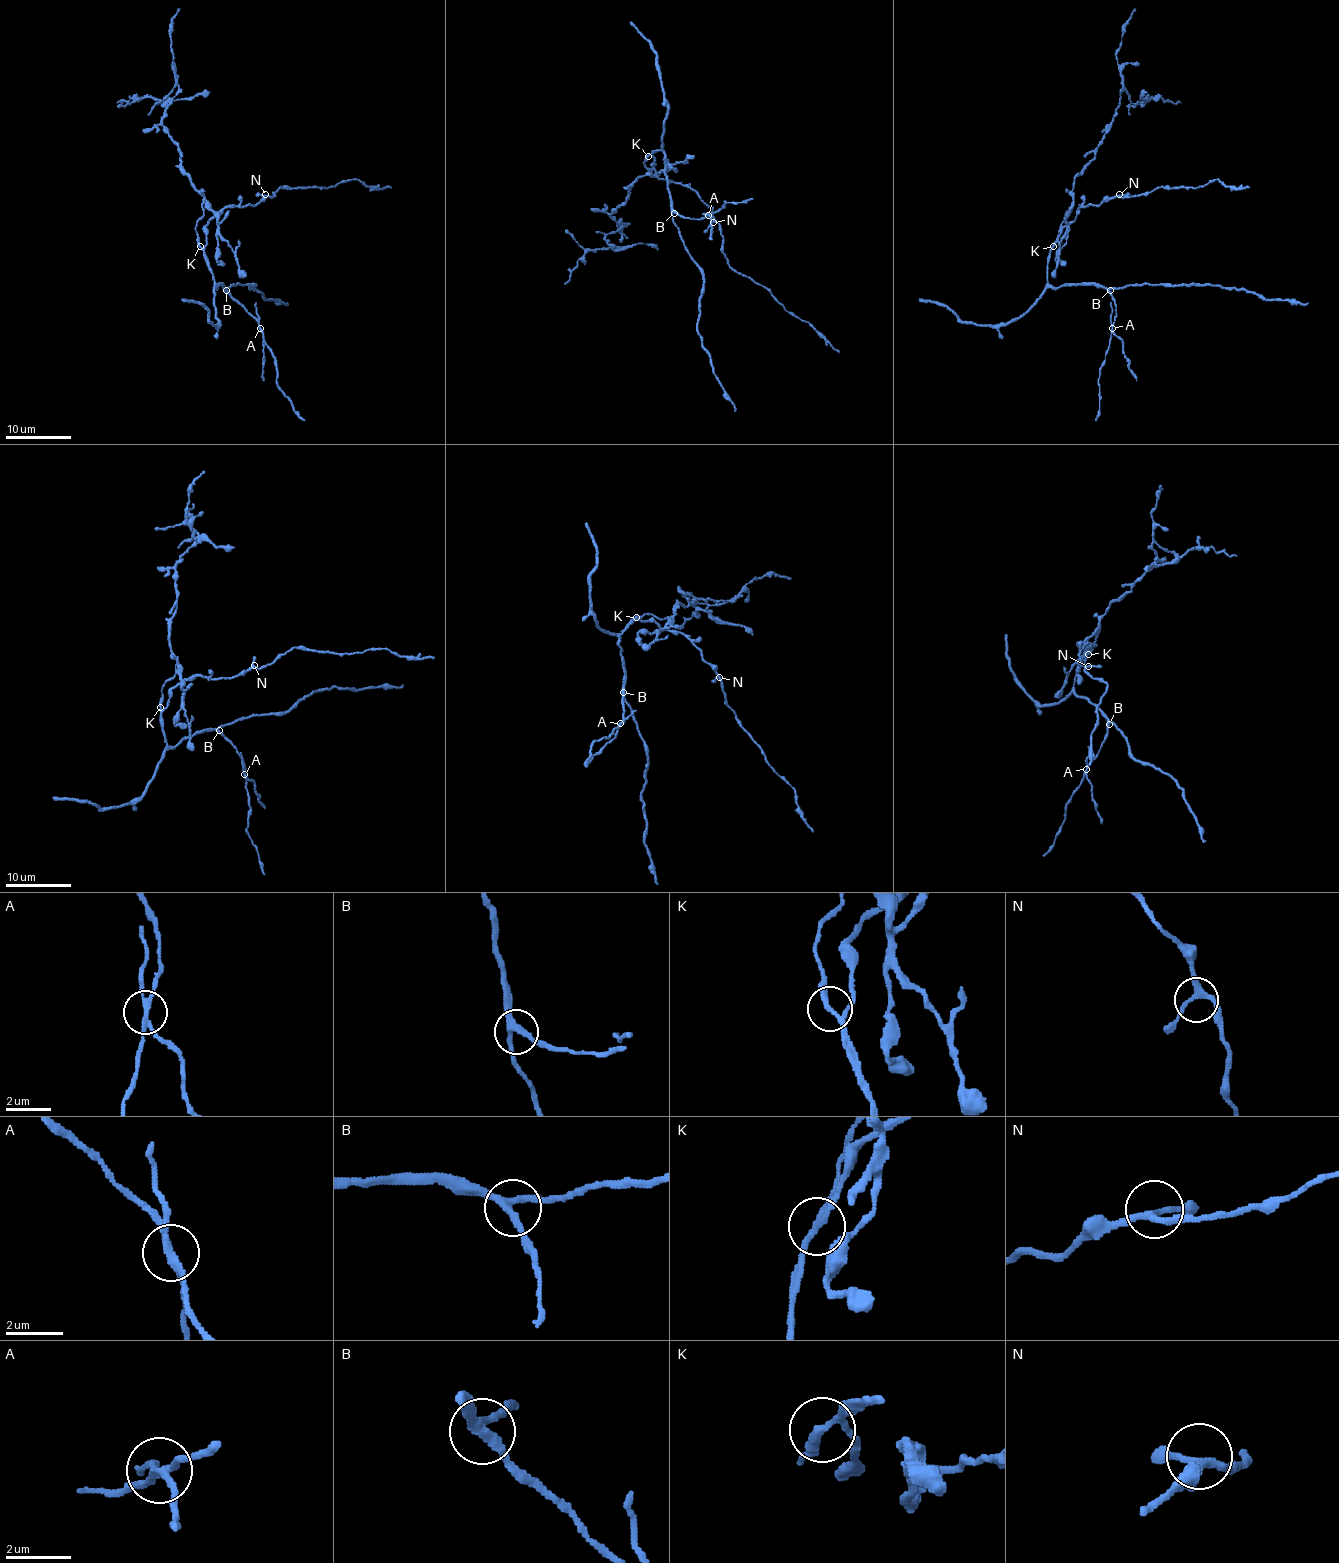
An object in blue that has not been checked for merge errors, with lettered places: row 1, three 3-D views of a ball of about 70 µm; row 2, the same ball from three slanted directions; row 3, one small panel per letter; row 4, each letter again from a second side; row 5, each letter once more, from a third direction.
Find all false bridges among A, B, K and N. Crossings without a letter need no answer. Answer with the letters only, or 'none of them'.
A, K

